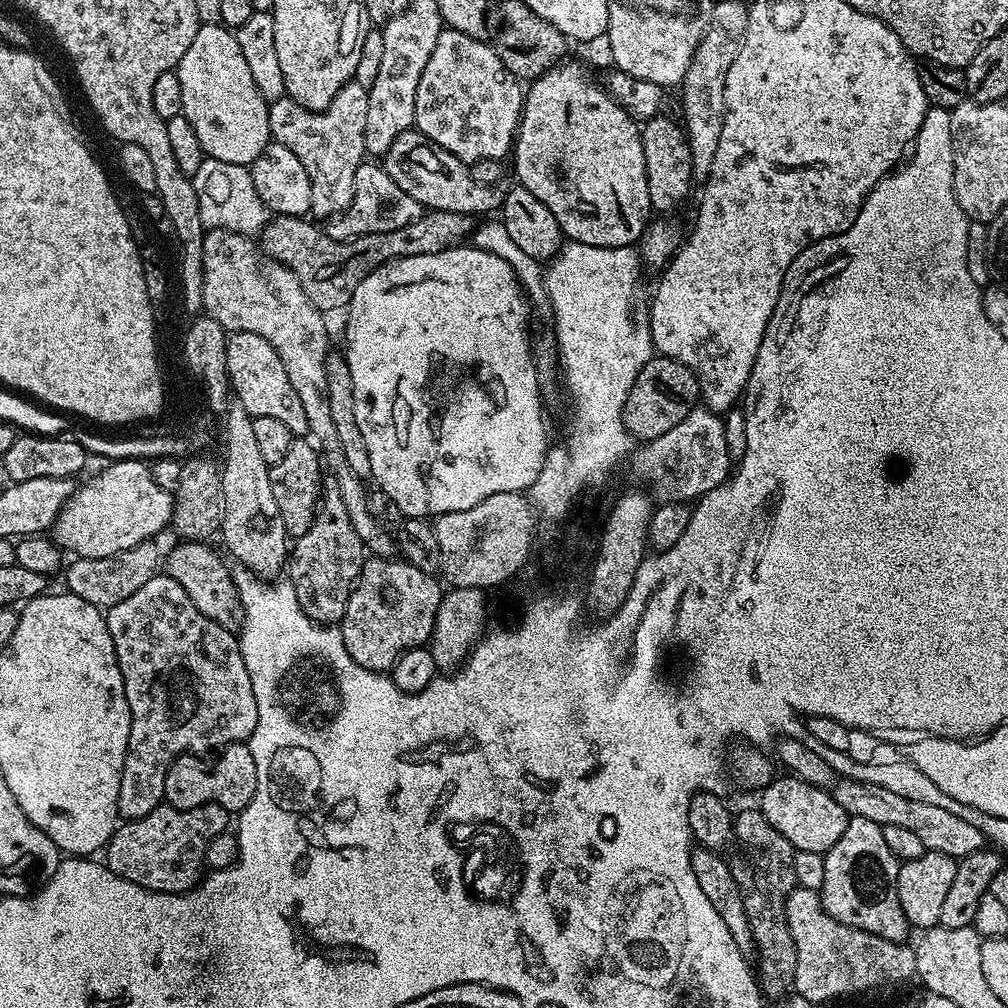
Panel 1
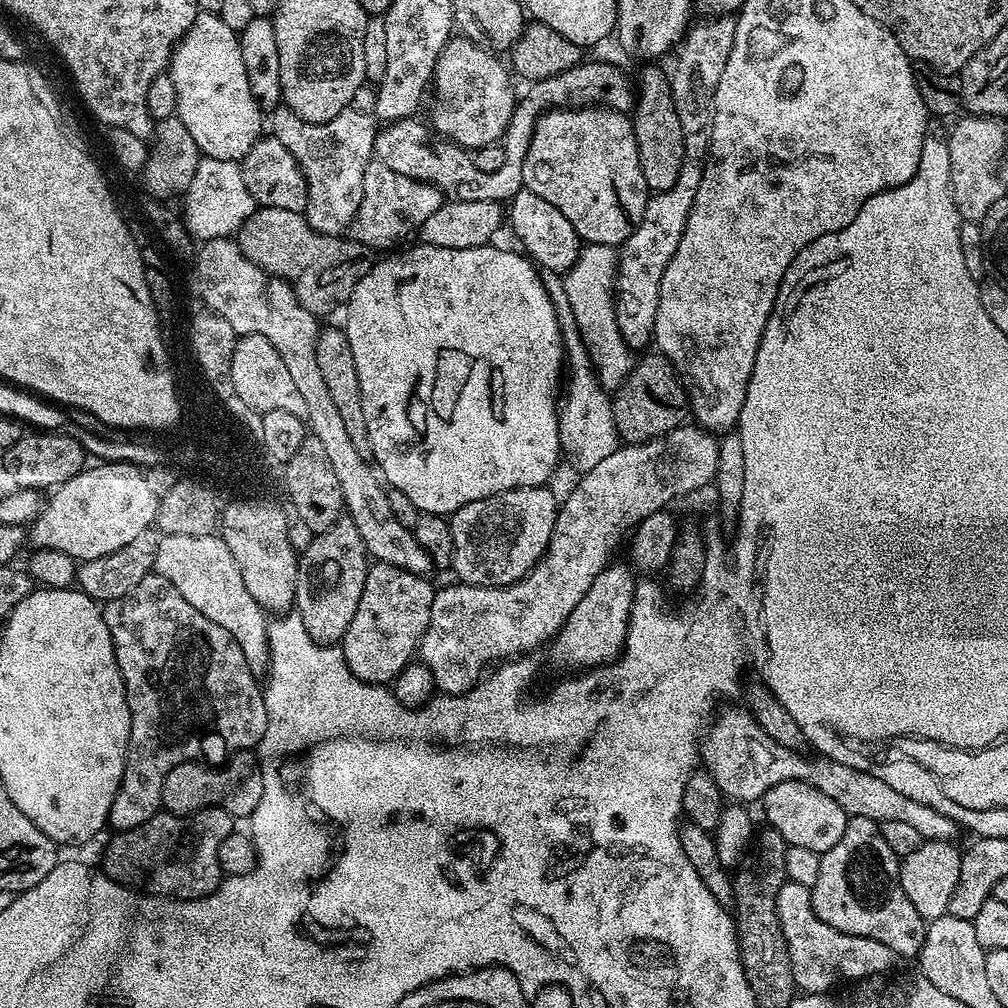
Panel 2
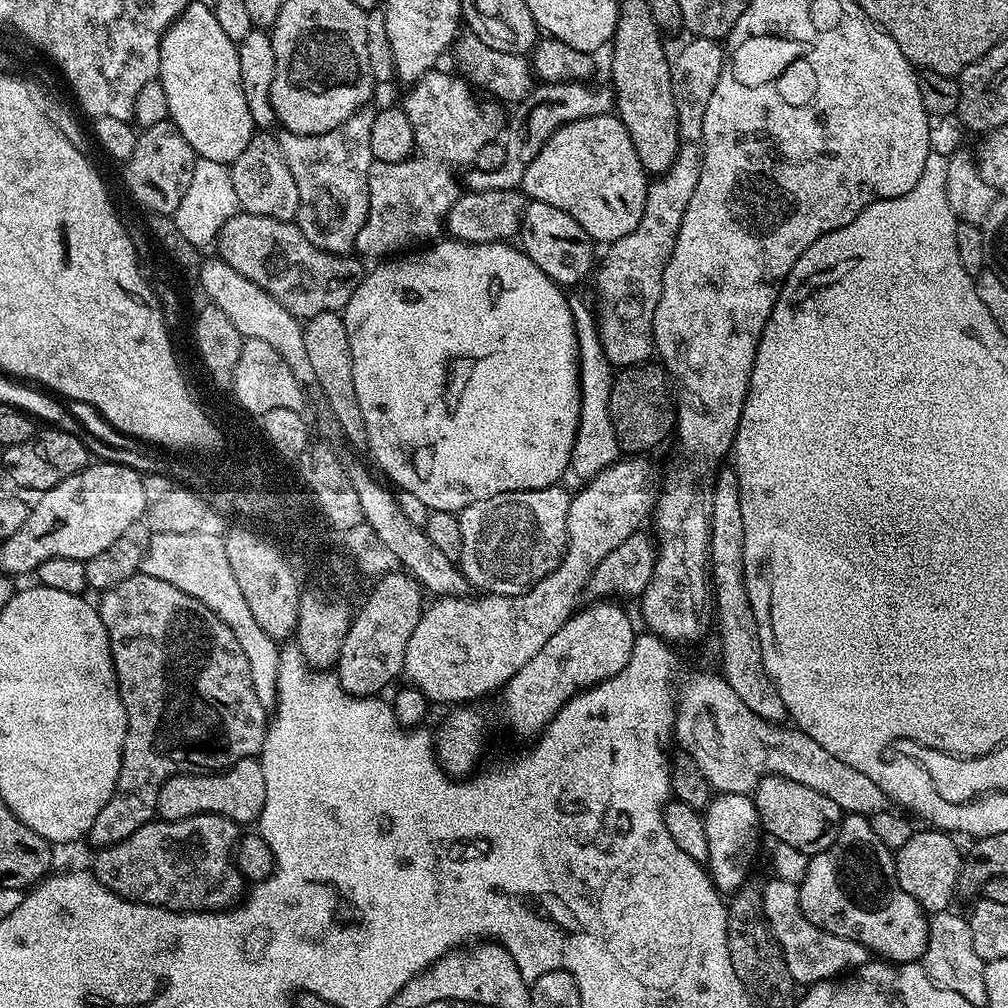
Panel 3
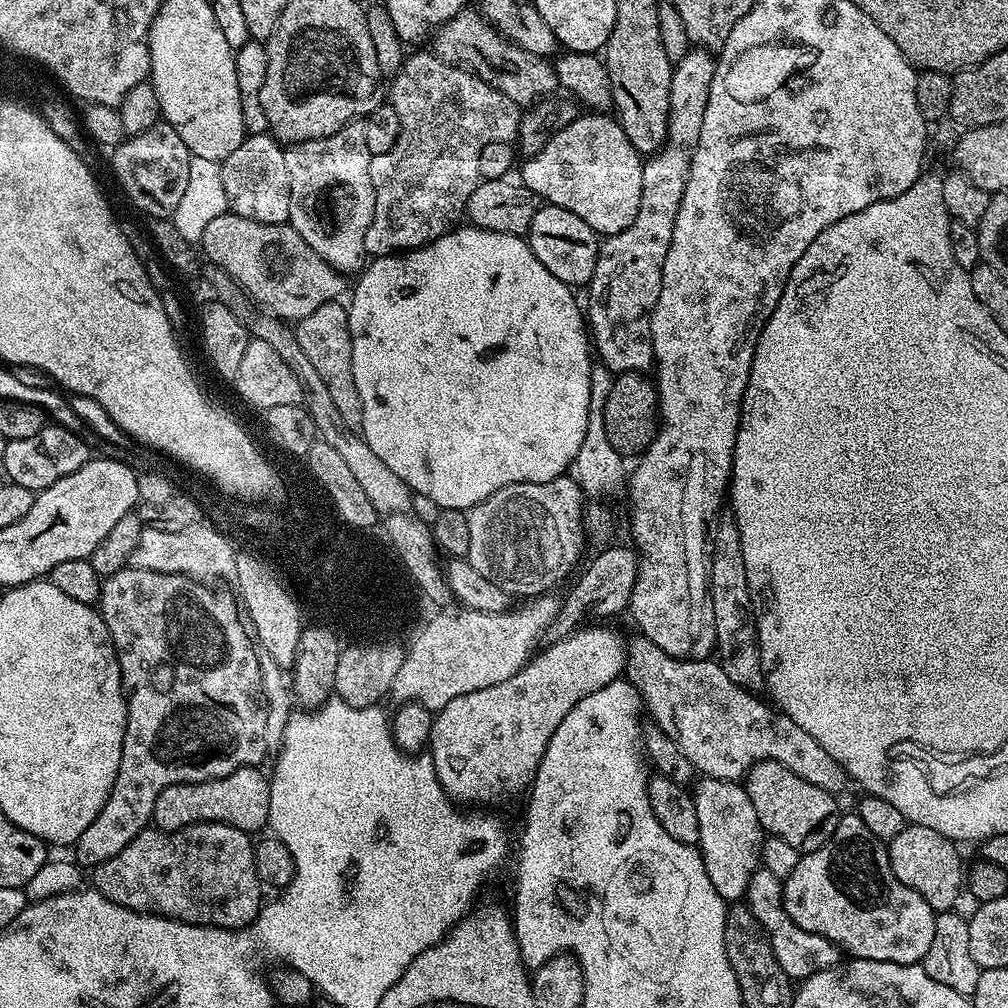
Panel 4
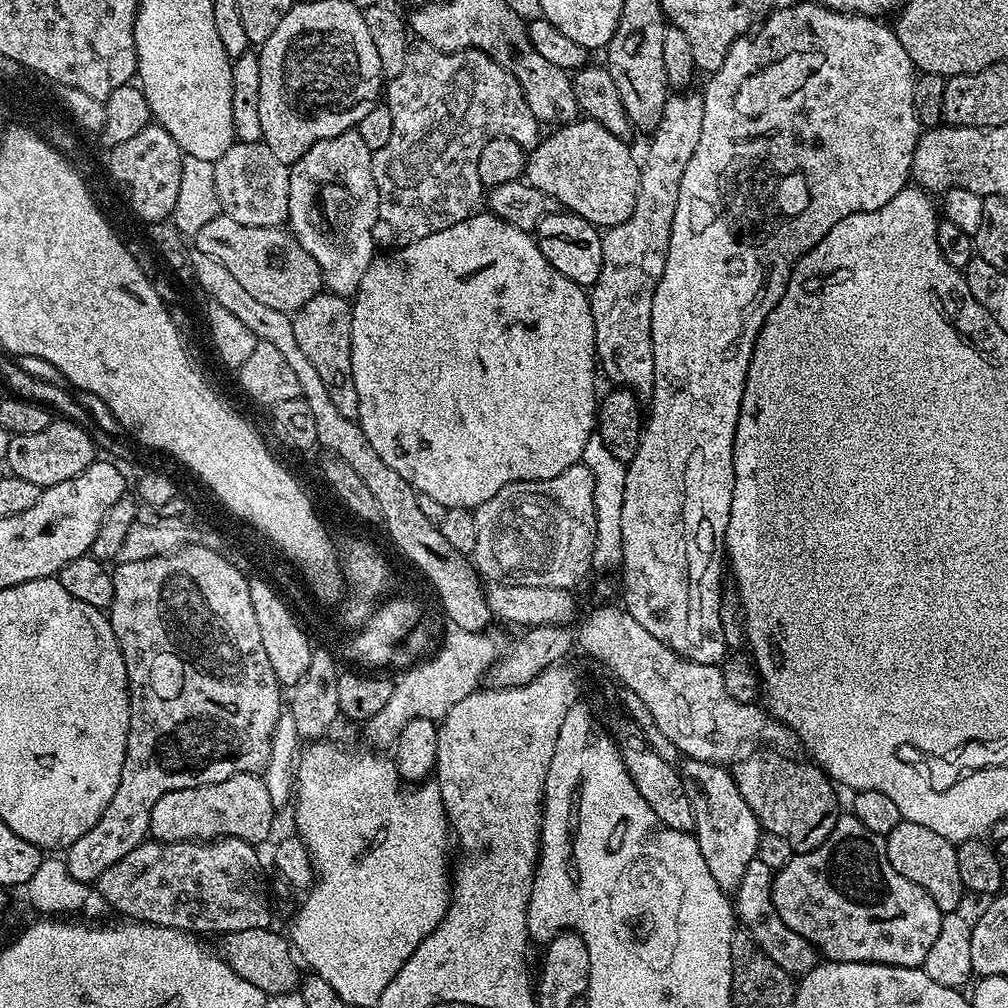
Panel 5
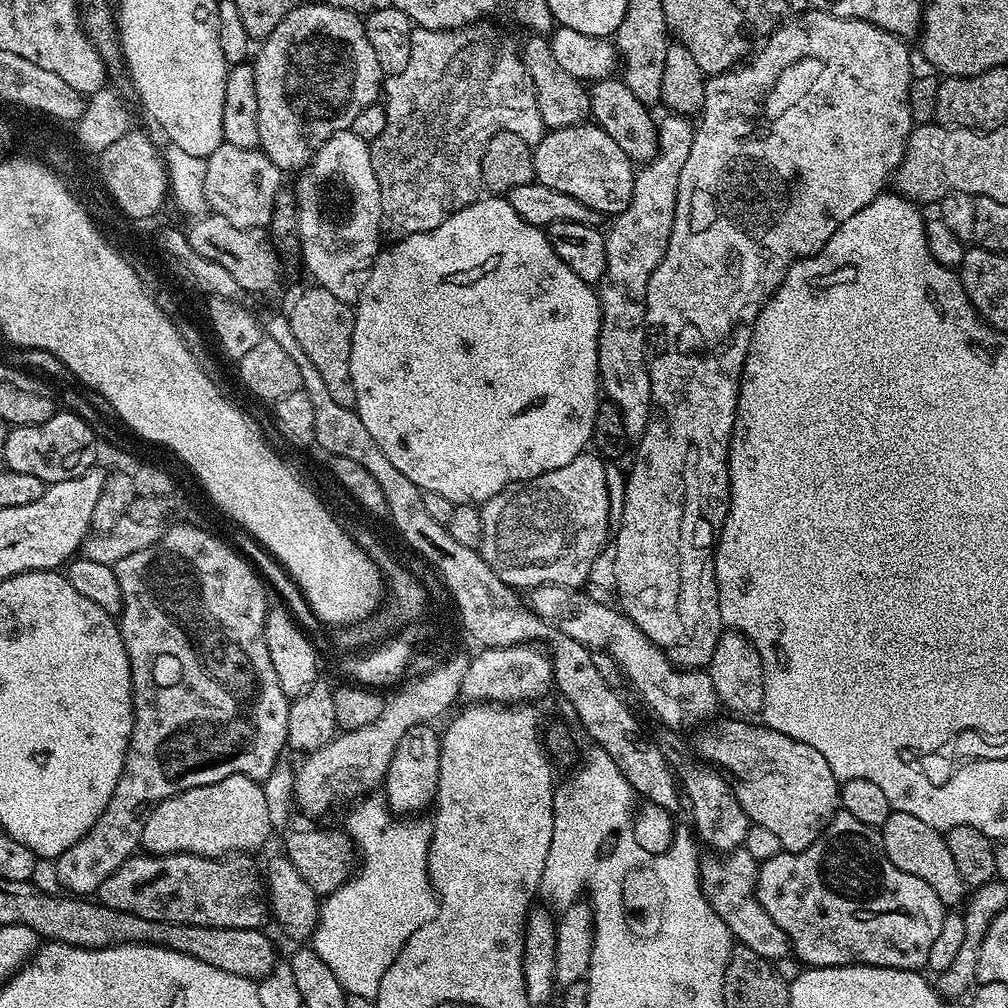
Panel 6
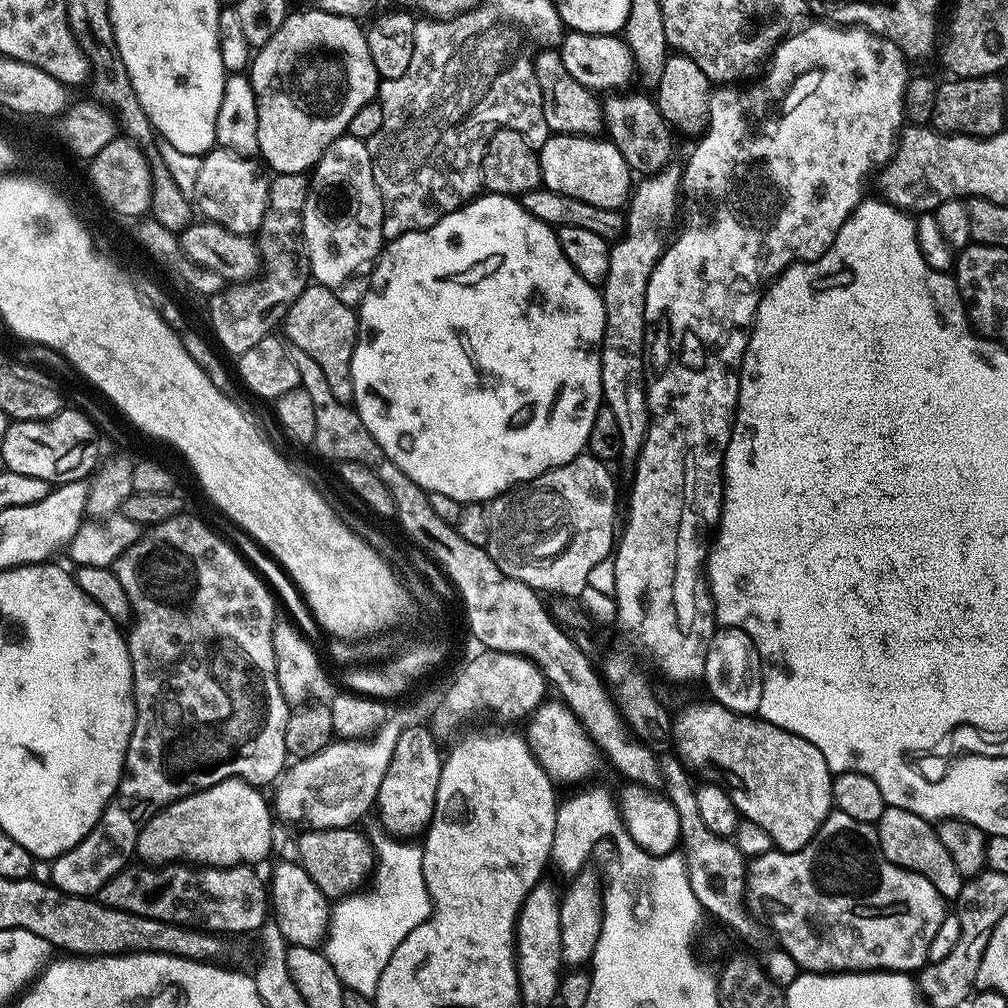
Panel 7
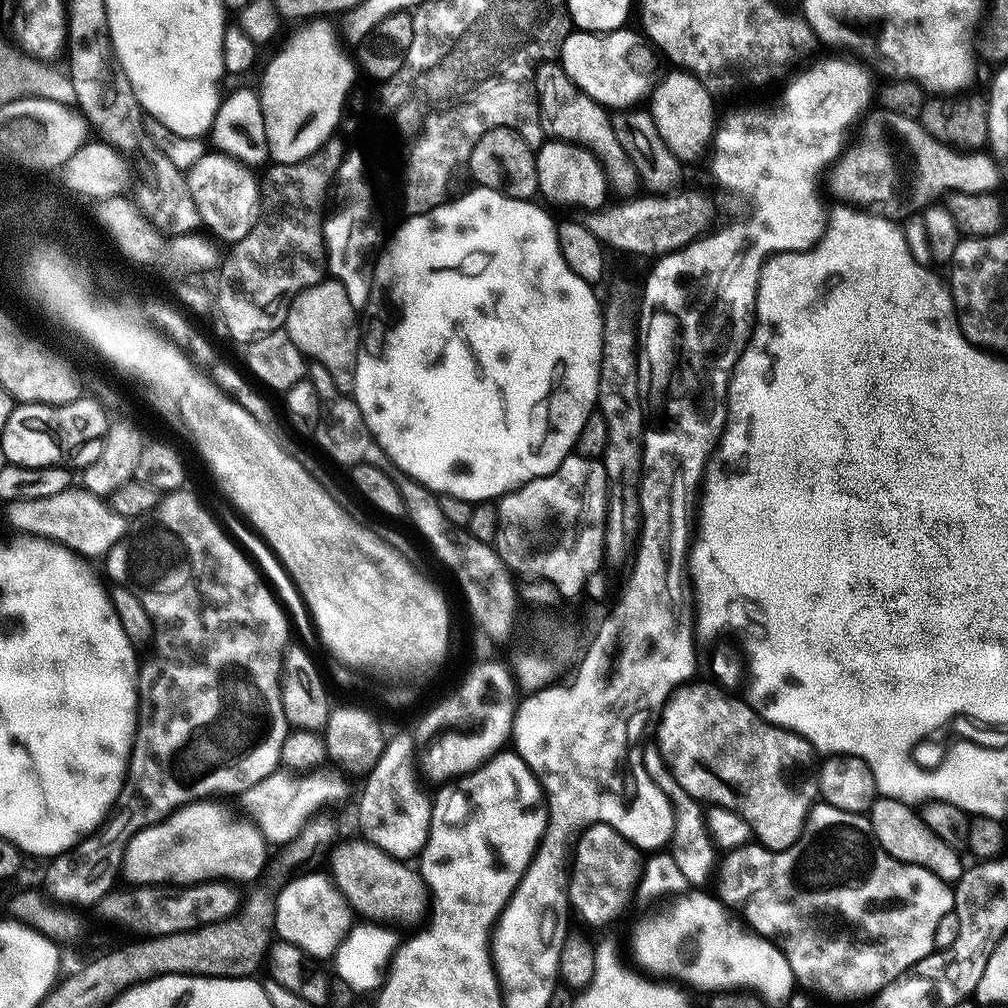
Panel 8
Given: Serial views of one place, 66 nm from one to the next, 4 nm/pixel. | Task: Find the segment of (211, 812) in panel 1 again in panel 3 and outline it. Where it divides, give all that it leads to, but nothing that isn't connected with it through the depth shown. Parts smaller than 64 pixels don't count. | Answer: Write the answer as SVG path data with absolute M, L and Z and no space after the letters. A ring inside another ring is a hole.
M209 812L191 816L190 818L182 818L181 820L166 821L153 818L149 820L148 823L143 824L138 830L134 830L134 834L130 834L130 838L126 838L117 844L112 844L109 848L99 849L99 851L95 853L97 855L96 861L90 865L90 871L92 875L98 878L98 882L102 882L102 886L106 886L106 890L110 890L122 898L133 900L139 904L158 906L171 912L223 912L235 908L246 896L246 881L244 875L237 870L234 859L236 842L240 839L241 835L241 825L234 823L230 818L219 816L218 814L210 814Z

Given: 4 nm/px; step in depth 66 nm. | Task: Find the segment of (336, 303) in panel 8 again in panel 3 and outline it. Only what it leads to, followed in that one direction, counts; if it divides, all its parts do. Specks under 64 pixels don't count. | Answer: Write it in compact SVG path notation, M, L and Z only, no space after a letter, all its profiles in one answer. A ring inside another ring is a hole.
M323 312L311 316L304 324L306 358L314 369L315 387L320 388L332 416L344 436L356 448L363 449L368 443L366 422L362 418L362 406L358 406L358 393L354 391L354 358L350 354L350 338L346 334L344 318L340 312Z

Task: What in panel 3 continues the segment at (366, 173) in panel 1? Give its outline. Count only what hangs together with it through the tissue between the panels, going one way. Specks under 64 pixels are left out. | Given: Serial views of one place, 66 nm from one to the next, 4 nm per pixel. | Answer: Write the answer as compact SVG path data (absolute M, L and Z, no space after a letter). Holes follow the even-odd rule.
M440 71L428 72L421 80L411 85L408 97L402 102L402 109L406 118L409 119L410 126L413 127L415 147L412 154L406 160L375 161L370 166L368 186L372 191L369 191L368 194L368 213L362 230L358 230L355 247L355 251L361 257L392 258L405 250L412 250L417 246L424 246L435 241L441 235L439 232L442 232L445 227L450 206L454 206L454 202L462 194L461 185L459 184L460 188L456 185L456 168L464 170L474 165L478 150L501 135L502 125L506 120L505 113L500 113L495 108L495 106L497 107L495 103L492 103L493 105L479 104L475 94L468 89L470 84L467 79Z

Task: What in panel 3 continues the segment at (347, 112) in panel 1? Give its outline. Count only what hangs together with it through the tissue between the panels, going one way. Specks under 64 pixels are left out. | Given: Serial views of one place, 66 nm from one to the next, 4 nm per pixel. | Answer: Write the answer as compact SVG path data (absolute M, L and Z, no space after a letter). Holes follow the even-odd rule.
M372 106L360 108L342 126L326 134L299 136L281 131L278 139L280 149L294 174L298 185L298 210L295 224L323 252L339 256L351 253L356 247L358 230L366 222L368 213L368 171L374 163L370 150L370 128L377 109Z

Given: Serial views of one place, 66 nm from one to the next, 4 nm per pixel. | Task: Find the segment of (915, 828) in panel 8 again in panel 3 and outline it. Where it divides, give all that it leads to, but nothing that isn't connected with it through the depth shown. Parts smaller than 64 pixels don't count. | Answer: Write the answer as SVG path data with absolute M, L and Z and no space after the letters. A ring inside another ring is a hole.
M939 830L928 832L913 831L906 846L895 849L896 884L918 902L925 913L946 912L953 907L952 895L957 895L960 887L960 861L962 848L955 844L949 833Z

